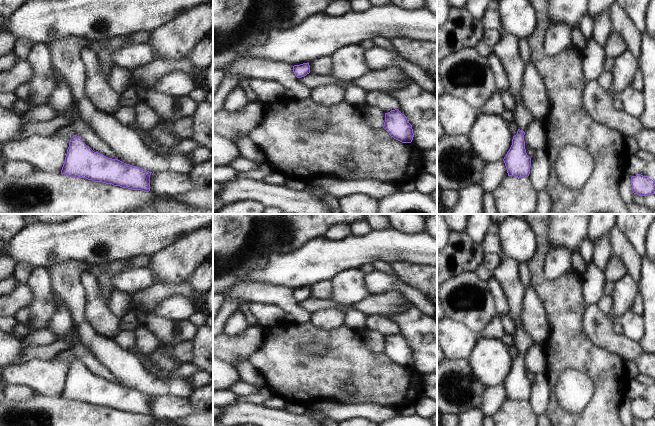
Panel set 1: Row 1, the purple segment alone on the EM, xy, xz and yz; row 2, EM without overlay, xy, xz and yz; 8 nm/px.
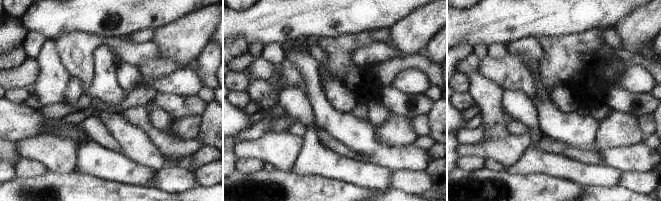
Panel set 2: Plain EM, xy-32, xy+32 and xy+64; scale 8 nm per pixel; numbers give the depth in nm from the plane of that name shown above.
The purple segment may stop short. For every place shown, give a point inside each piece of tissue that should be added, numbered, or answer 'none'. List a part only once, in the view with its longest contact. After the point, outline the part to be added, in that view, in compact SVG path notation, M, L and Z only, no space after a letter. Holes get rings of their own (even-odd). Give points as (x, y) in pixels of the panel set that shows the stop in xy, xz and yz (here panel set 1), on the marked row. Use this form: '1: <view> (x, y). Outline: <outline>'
none

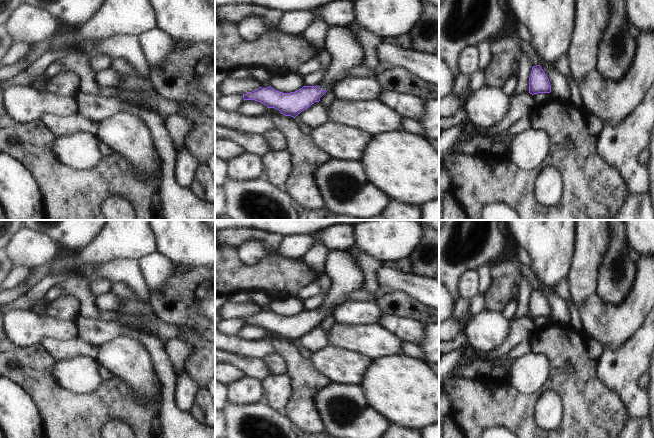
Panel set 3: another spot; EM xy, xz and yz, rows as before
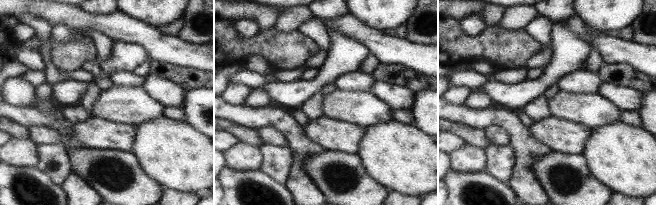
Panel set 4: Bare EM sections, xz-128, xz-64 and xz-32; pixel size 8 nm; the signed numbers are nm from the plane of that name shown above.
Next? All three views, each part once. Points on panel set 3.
1: xz (345, 51). Outline: M341 26L328 27L325 50L331 61L317 86L321 90L331 91L336 83L349 77L349 70L353 66L364 63L365 57L356 38Z

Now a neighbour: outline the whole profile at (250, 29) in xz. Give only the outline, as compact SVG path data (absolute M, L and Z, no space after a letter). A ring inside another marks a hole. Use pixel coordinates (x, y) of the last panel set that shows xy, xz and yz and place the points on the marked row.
M242 18L236 26L240 37L248 42L253 42L270 31L263 18Z

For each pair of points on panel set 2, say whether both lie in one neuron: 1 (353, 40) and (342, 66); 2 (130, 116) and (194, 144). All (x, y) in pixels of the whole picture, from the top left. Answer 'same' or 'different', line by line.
1: same
2: same

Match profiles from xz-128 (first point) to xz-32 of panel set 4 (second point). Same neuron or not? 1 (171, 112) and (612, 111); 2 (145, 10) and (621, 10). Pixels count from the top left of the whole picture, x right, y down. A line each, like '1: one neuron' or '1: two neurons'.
1: two neurons
2: one neuron

